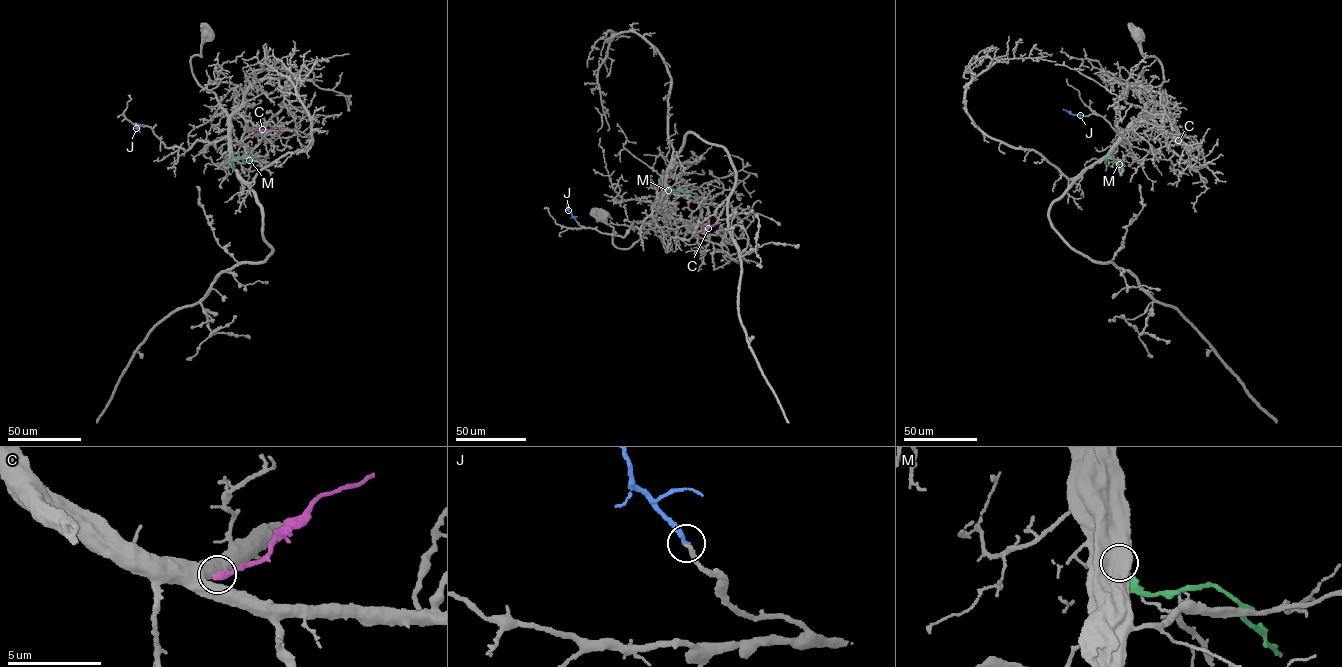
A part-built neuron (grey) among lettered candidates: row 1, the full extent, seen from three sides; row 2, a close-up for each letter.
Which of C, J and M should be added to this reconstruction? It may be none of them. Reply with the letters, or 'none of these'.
J

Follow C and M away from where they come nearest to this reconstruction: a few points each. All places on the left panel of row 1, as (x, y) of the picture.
C: (254, 131), (278, 128)
M: (232, 155), (240, 157), (244, 162), (257, 154)

